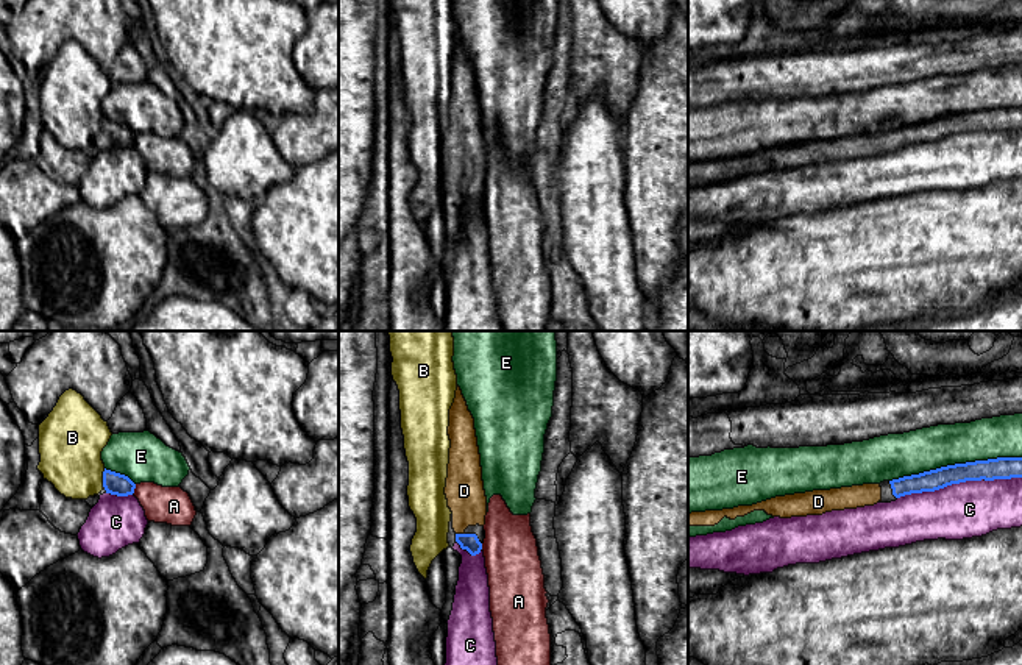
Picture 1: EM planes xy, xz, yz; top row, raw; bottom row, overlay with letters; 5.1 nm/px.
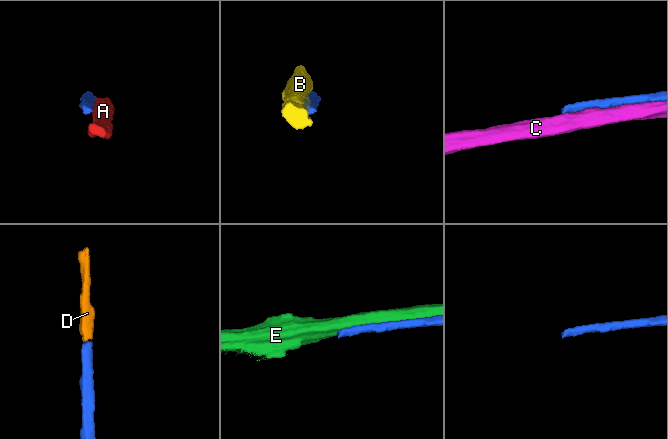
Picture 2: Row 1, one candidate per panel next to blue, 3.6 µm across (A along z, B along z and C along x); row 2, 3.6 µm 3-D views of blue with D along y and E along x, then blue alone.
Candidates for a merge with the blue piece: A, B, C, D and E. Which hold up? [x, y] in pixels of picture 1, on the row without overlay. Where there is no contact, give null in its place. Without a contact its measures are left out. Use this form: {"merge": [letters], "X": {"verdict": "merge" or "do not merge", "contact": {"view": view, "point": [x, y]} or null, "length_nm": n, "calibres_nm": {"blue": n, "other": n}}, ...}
{"merge": ["D"], "A": {"verdict": "do not merge", "contact": {"view": "xy", "point": [134, 138]}, "length_nm": 60, "calibres_nm": {"blue": 110, "other": 190}}, "B": {"verdict": "do not merge", "contact": {"view": "xy", "point": [103, 128]}, "length_nm": 100, "calibres_nm": {"blue": 110, "other": 340}}, "C": {"verdict": "do not merge", "contact": {"view": "yz", "point": [958, 133]}, "length_nm": 650, "calibres_nm": {"blue": 110, "other": 280}}, "D": {"verdict": "merge", "contact": {"view": "xz", "point": [461, 184]}, "length_nm": 50, "calibres_nm": {"blue": 90, "other": 200}}, "E": {"verdict": "do not merge", "contact": {"view": "yz", "point": [955, 114]}, "length_nm": 700, "calibres_nm": {"blue": 110, "other": 220}}}

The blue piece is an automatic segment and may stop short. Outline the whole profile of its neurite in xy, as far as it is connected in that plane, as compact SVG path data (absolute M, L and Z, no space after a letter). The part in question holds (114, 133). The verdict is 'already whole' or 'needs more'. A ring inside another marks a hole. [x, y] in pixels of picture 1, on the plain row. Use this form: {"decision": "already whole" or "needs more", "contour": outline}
{"decision": "already whole", "contour": "M105 119L103 137L106 144L128 147L134 144L136 134L128 126Z"}

